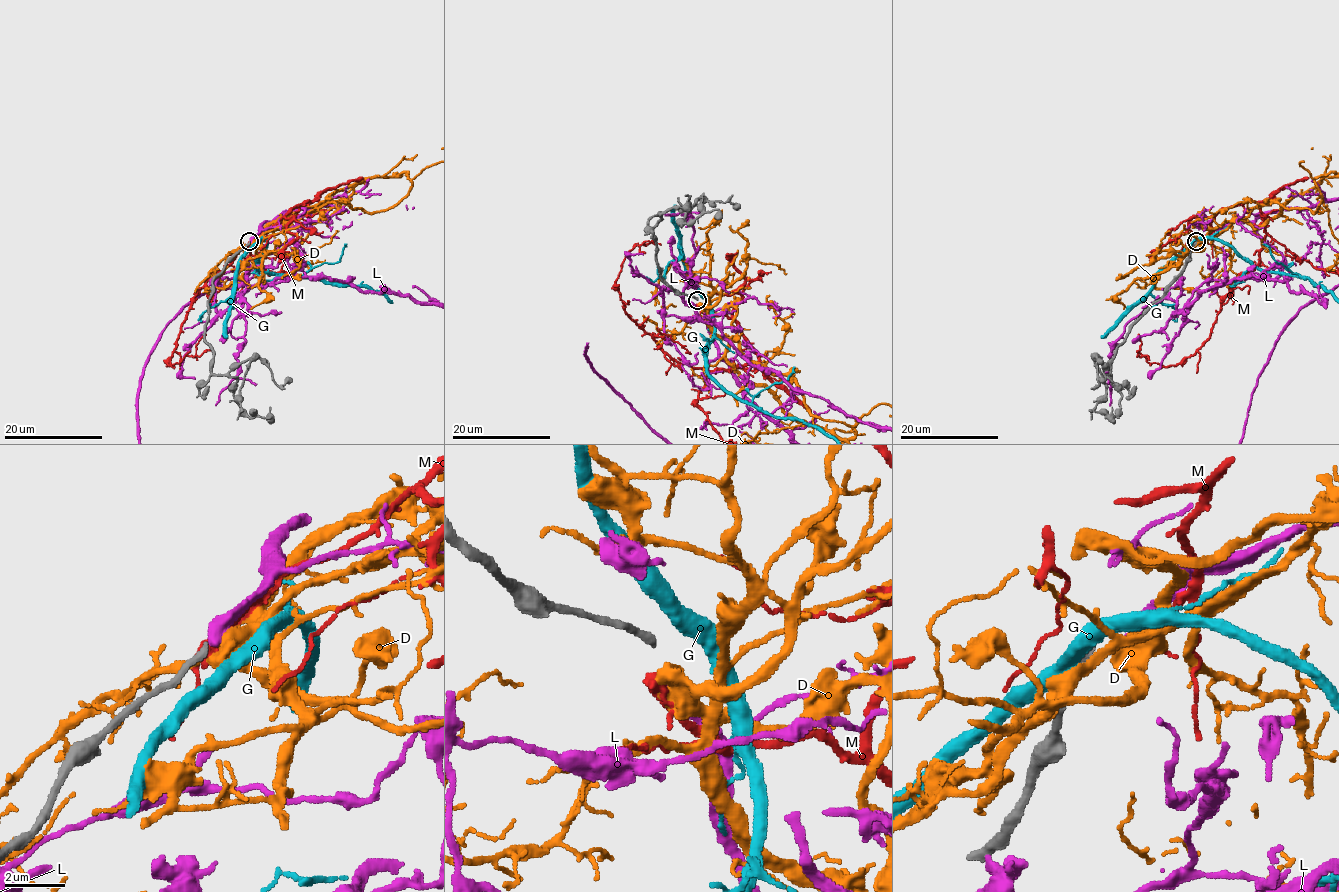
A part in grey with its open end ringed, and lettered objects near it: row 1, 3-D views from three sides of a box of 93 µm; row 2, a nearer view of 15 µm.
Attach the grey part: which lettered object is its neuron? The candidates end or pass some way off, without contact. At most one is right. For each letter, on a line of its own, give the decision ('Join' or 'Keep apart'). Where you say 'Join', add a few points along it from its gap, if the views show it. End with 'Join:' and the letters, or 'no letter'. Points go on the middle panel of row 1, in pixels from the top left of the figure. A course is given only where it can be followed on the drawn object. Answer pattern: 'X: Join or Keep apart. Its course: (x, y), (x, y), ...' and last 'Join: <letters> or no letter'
D: Keep apart
G: Keep apart
L: Keep apart
M: Keep apart
Join: no letter

